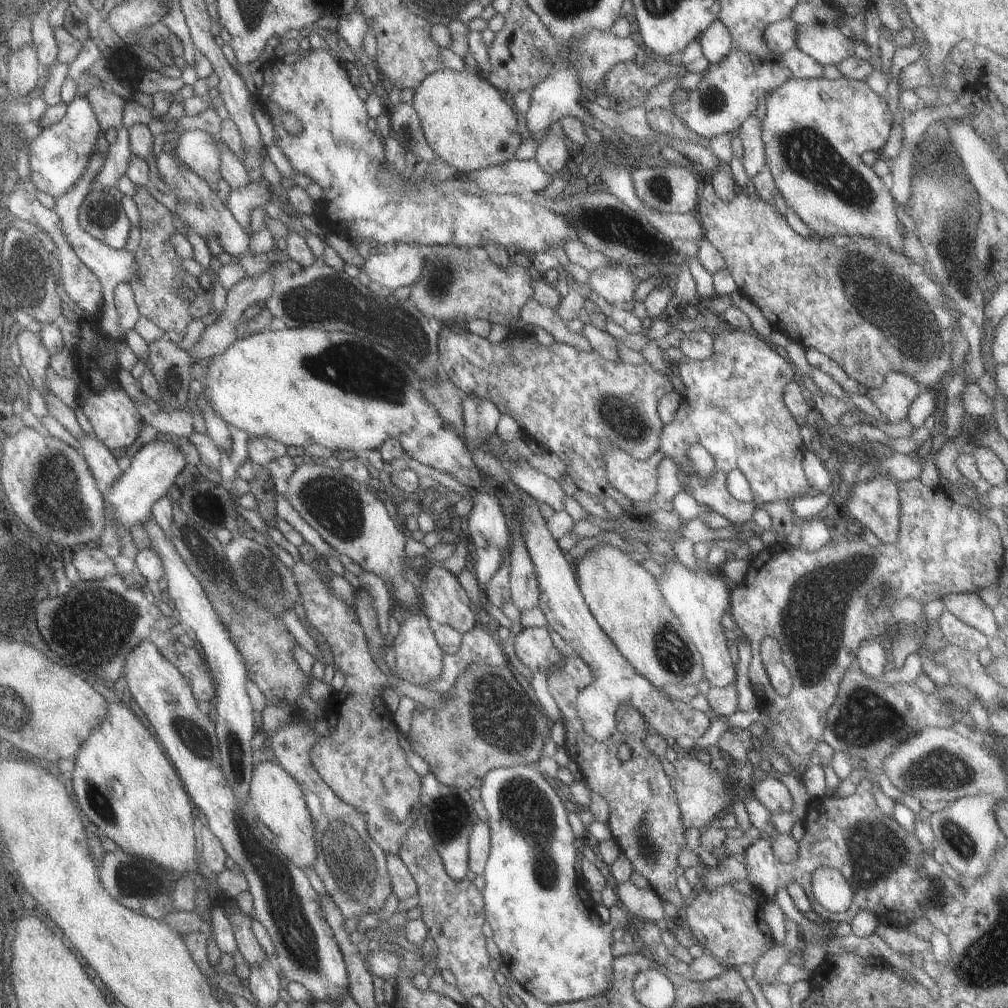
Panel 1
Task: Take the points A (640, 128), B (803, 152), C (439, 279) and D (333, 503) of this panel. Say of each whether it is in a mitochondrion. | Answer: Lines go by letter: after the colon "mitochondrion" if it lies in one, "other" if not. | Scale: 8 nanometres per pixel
A: other
B: mitochondrion
C: mitochondrion
D: mitochondrion

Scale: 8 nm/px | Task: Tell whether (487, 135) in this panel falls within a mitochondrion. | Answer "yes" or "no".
no

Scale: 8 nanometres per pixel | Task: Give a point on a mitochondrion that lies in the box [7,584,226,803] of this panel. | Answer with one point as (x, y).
(80, 621)

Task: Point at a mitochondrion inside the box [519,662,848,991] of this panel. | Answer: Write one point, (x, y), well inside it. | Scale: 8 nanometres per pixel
(646, 847)

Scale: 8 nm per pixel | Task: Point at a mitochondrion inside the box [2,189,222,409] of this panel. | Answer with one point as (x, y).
(35, 266)

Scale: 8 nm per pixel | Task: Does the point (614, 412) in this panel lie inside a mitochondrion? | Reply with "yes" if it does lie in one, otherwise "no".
yes

